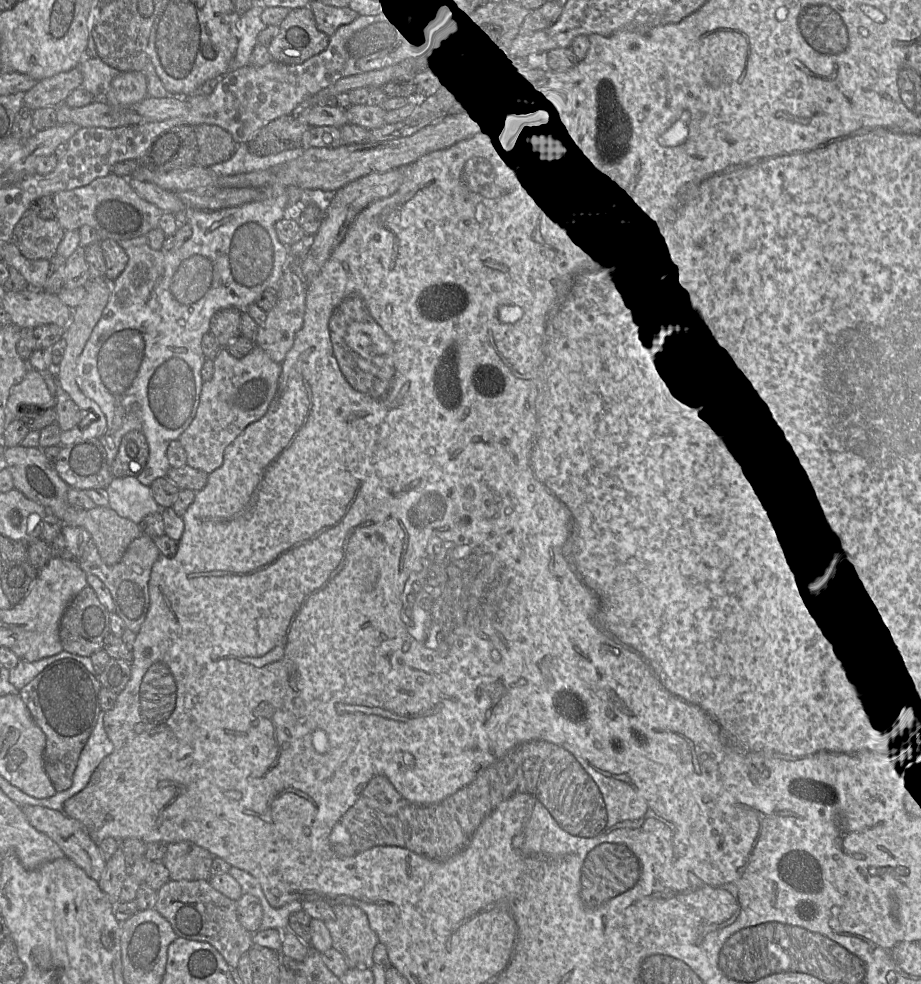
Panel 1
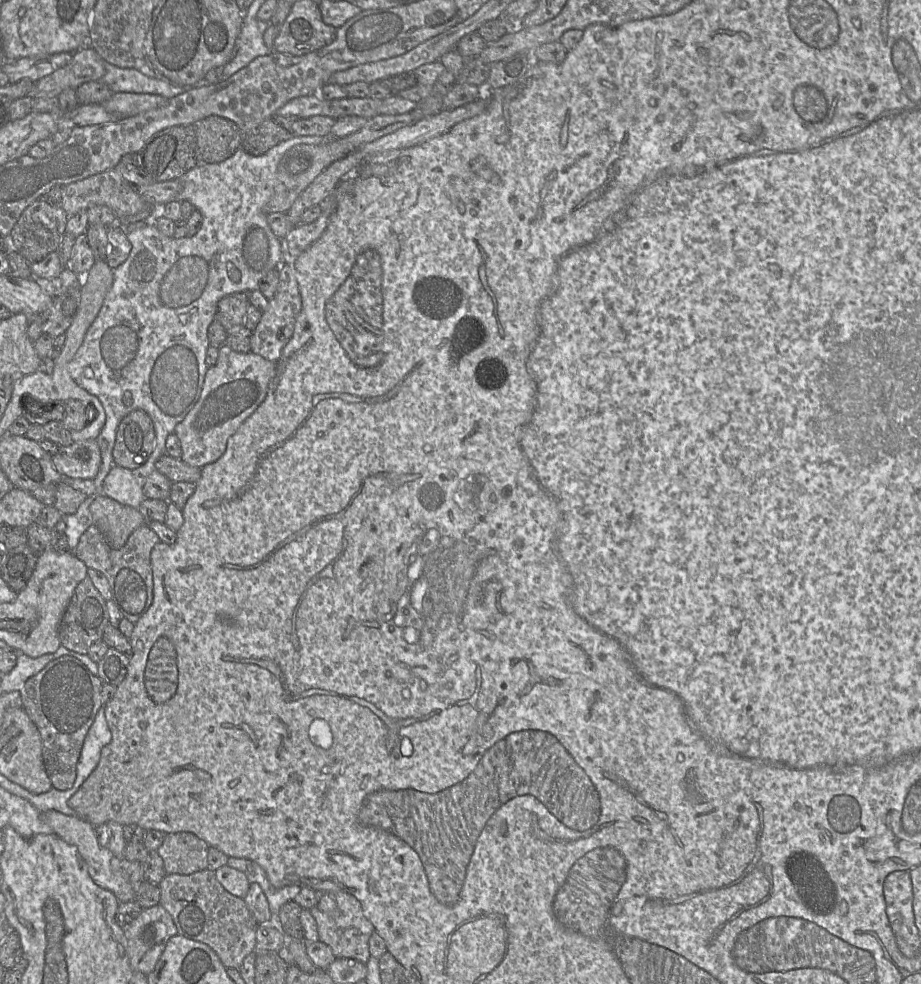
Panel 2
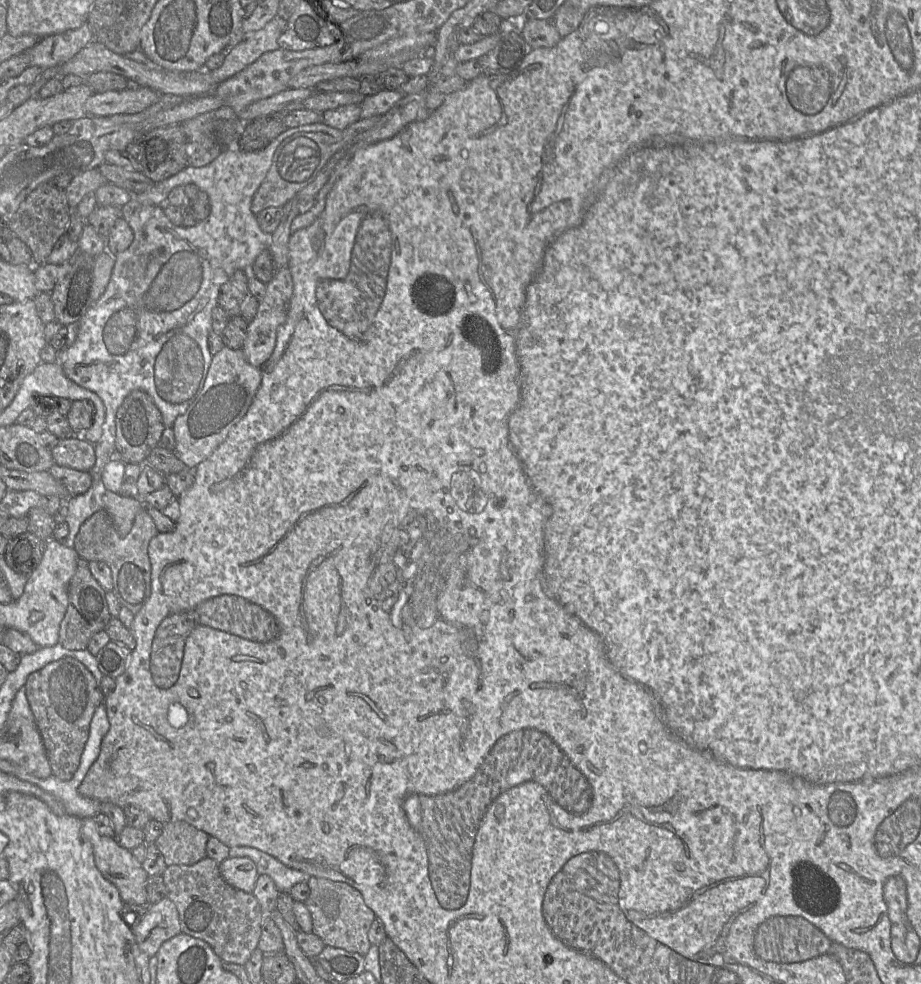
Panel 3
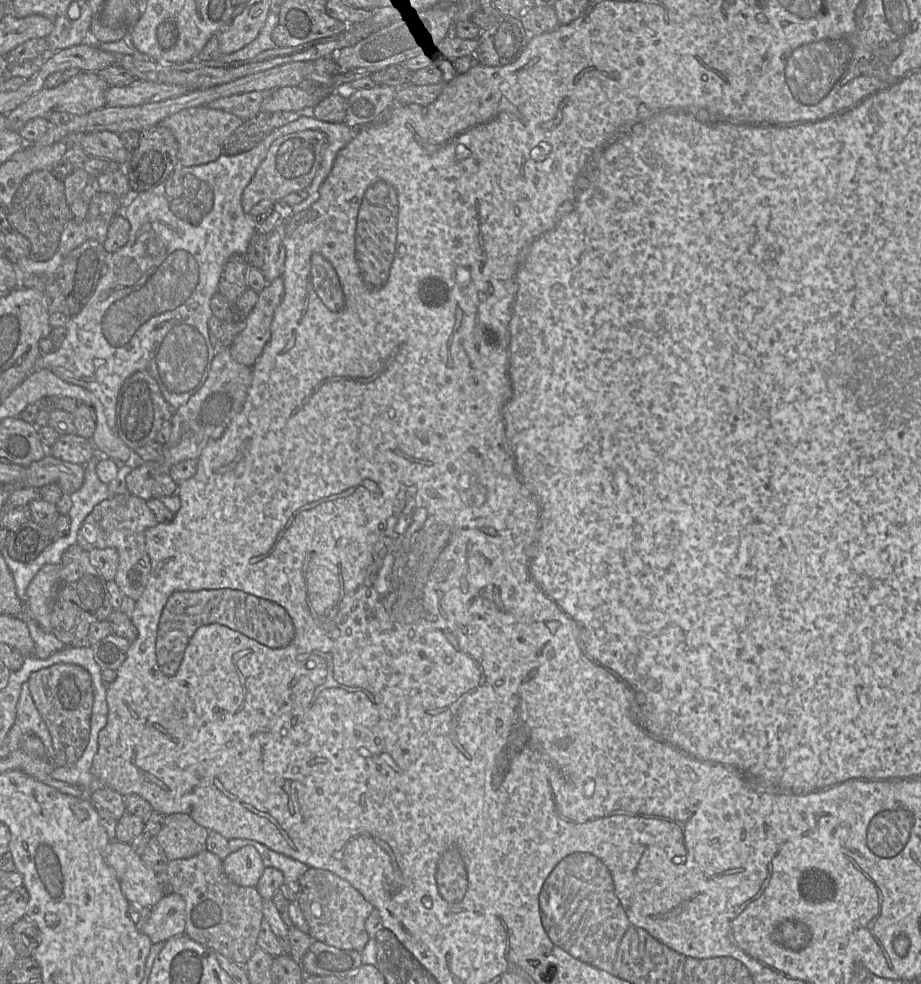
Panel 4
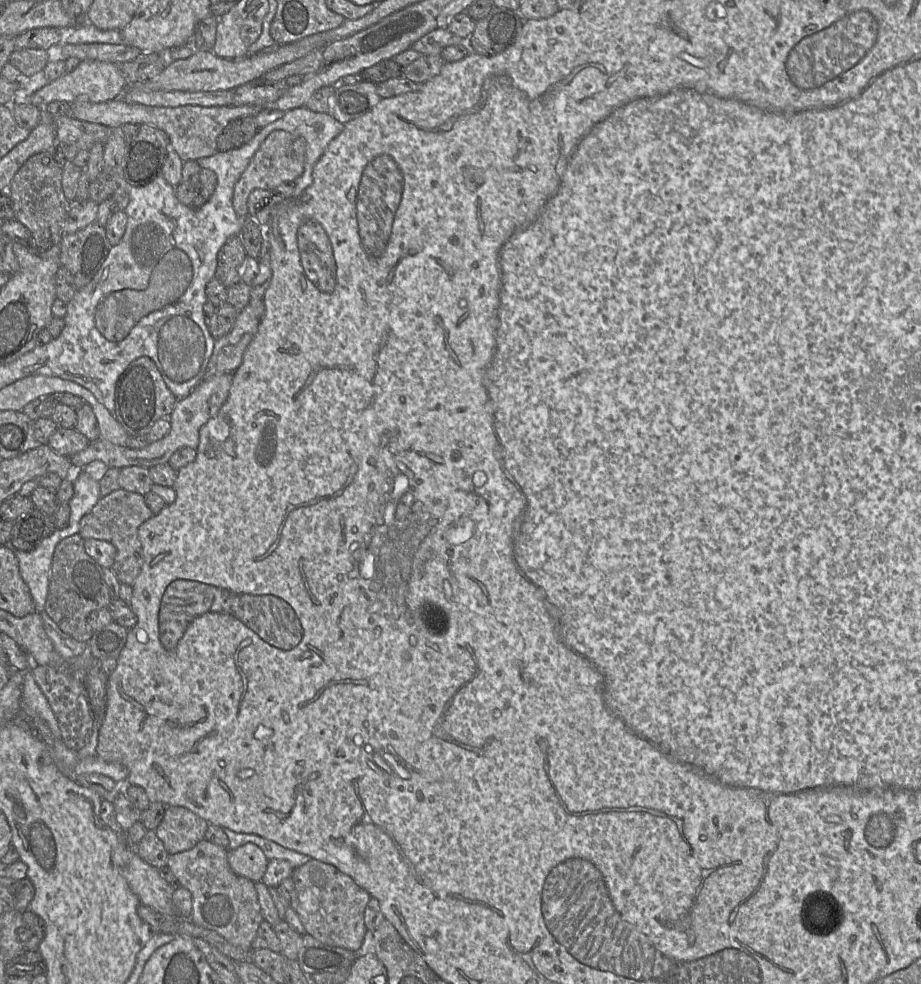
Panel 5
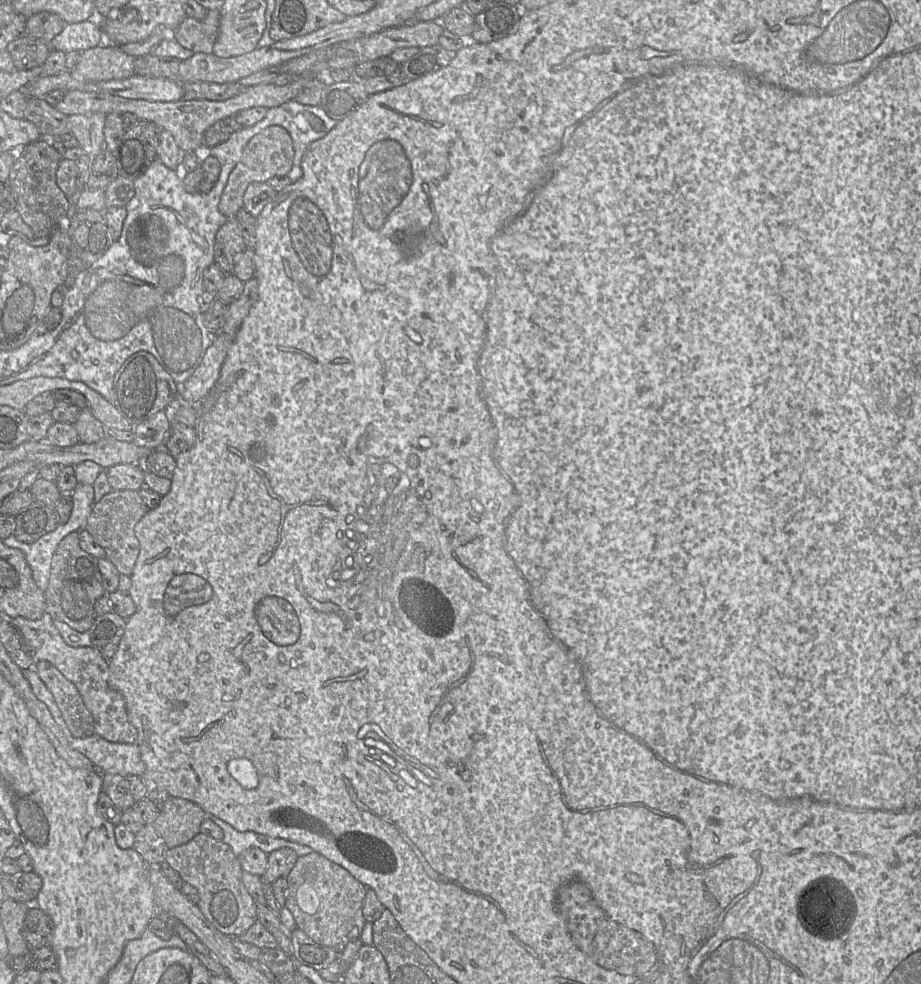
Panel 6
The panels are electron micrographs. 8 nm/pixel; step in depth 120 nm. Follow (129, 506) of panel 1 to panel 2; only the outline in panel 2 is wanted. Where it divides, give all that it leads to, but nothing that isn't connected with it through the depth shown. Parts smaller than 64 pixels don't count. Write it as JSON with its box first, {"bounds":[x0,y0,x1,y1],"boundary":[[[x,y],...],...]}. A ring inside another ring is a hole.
{"bounds":[103,465,146,509],"boundary":[[[116,465],[104,479],[103,493],[123,505],[136,509],[139,509],[146,499],[142,487],[132,475],[132,470]]]}

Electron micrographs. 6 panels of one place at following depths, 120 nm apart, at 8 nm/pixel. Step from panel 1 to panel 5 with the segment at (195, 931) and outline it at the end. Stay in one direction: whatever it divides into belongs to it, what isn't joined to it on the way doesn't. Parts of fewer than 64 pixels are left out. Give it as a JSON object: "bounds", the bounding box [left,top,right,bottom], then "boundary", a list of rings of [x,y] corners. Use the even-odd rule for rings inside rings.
{"bounds":[167,839,264,949],"boundary":[[[206,839],[192,849],[168,856],[167,866],[181,886],[192,895],[194,924],[213,930],[234,946],[252,949],[259,925],[264,920],[255,883],[235,874],[228,863],[228,850]]]}

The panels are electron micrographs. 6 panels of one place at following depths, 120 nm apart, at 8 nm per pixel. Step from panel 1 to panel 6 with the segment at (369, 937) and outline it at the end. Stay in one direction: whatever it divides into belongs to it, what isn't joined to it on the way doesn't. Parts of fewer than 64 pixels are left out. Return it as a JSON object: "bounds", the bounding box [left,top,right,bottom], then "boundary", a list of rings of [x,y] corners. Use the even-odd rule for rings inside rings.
{"bounds":[285,851,368,954],"boundary":[[[313,851],[298,857],[286,879],[285,907],[292,913],[297,927],[314,942],[341,954],[349,942],[360,938],[366,922],[363,903],[368,888],[347,870]]]}

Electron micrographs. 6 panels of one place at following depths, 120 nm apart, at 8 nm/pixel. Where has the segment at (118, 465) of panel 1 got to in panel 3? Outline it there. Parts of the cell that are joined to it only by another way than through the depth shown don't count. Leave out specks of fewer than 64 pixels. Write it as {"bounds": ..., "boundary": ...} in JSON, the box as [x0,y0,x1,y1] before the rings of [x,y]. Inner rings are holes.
{"bounds":[115,390,165,464],"boundary":[[[134,390],[125,397],[116,412],[115,427],[115,449],[125,464],[145,464],[150,452],[158,446],[165,429],[159,409],[142,390]]]}

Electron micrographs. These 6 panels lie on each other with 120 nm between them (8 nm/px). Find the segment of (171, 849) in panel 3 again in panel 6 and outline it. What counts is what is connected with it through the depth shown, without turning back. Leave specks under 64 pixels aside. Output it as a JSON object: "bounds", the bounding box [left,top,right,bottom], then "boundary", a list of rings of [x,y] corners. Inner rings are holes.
{"bounds":[152,796,207,849],"boundary":[[[164,796],[163,808],[152,825],[170,849],[189,842],[200,833],[205,818],[207,813],[196,803]]]}

